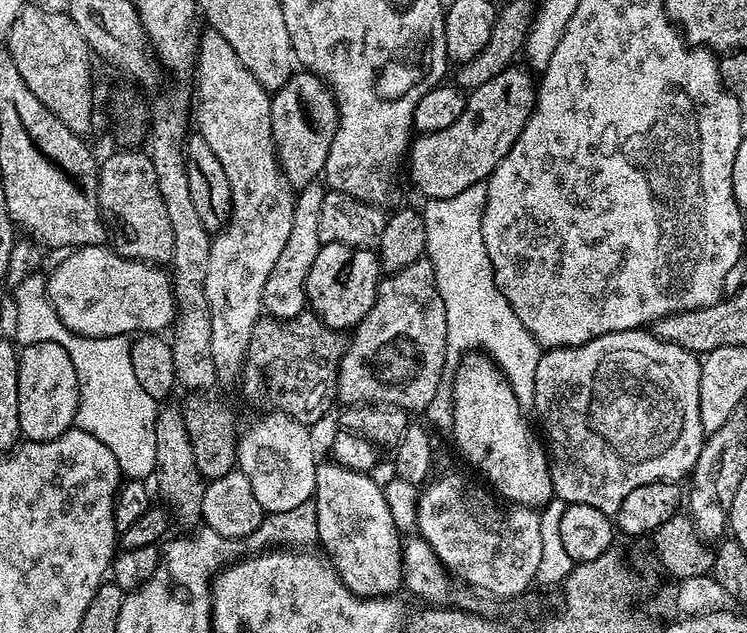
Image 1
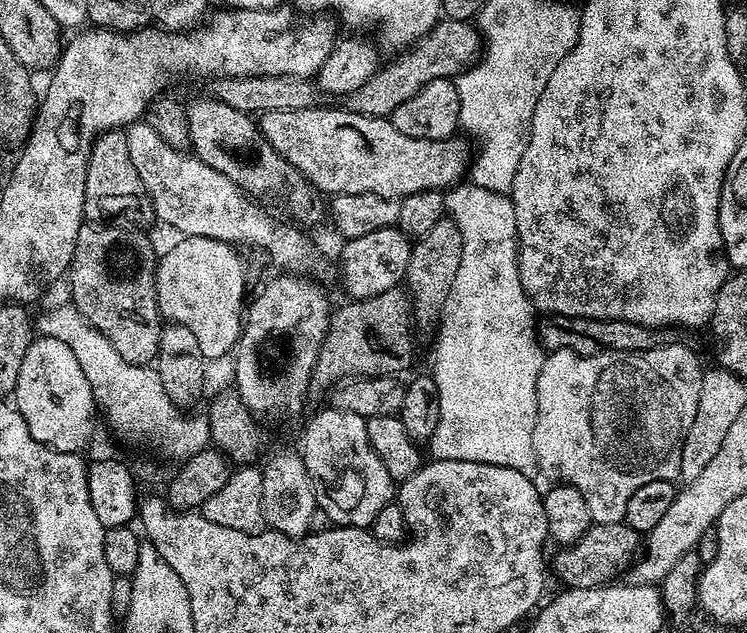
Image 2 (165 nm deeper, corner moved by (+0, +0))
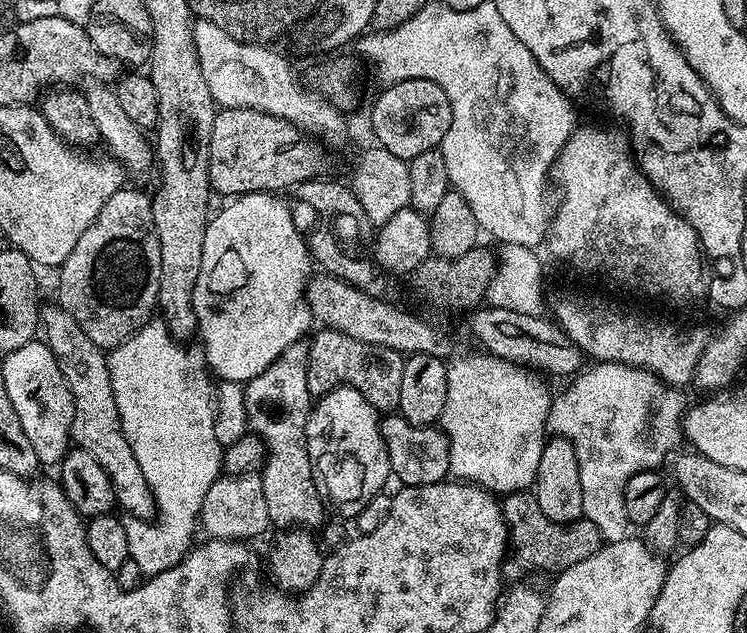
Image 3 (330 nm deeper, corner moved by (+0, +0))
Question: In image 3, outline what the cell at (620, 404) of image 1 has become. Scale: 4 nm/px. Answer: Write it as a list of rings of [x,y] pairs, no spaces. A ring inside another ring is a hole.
[[[596,362],[573,375],[560,393],[551,397],[548,405],[548,428],[570,442],[578,458],[578,475],[582,478],[583,519],[594,522],[601,541],[623,540],[630,525],[624,505],[624,487],[634,474],[659,469],[682,444],[682,421],[686,411],[679,387],[661,382],[655,375],[631,364]]]

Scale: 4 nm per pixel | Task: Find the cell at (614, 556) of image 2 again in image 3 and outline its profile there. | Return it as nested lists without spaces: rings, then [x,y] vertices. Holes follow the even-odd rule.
[[[531,491],[510,492],[503,497],[504,525],[508,527],[508,550],[504,558],[502,576],[505,581],[516,582],[519,576],[528,576],[531,572],[549,572],[555,574],[575,566],[578,562],[590,558],[602,547],[598,528],[594,522],[586,519],[575,520],[572,524],[555,524],[542,514],[535,495]]]

